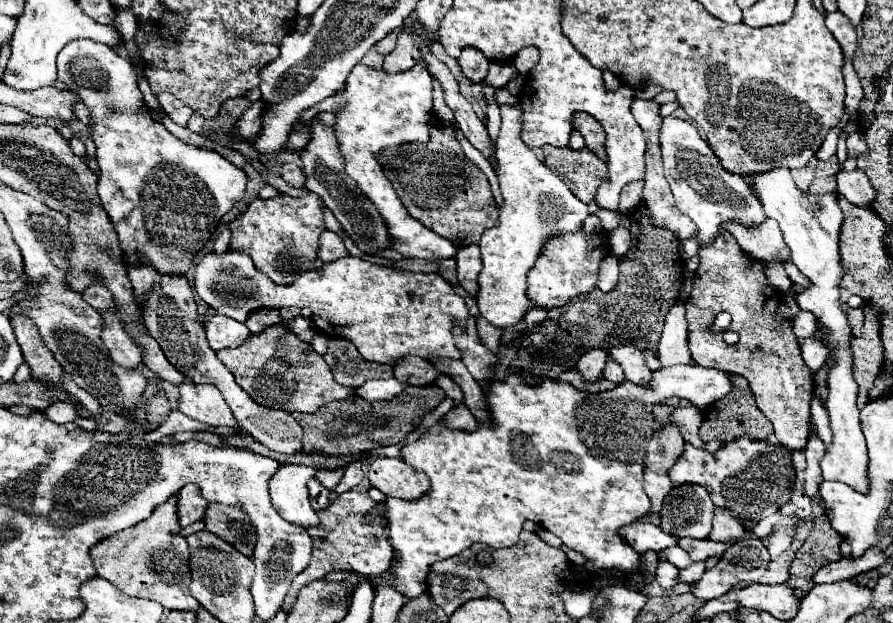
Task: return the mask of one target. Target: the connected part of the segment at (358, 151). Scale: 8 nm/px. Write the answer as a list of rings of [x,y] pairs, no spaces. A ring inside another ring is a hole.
[[[356,64],[346,78],[344,90],[336,92],[334,96],[322,100],[318,106],[312,108],[334,112],[334,132],[338,138],[340,154],[344,158],[344,172],[378,208],[390,234],[390,246],[404,258],[436,260],[456,256],[456,246],[450,240],[432,232],[406,212],[396,190],[392,188],[392,182],[384,174],[382,164],[378,162],[380,152],[386,148],[406,142],[426,142],[430,138],[430,130],[438,120],[433,114],[432,84],[430,72],[420,64],[410,68],[408,72],[402,72],[400,76]]]

